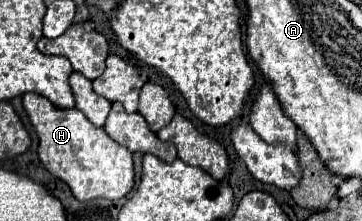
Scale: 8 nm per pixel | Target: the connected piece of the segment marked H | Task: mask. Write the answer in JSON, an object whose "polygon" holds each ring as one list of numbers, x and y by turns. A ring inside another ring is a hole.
{"polygon":[[71,73,69,83,75,95,77,109,55,107,49,99,41,97,39,93,23,95,23,107,39,135,39,159,51,175,63,179,69,185,71,193,79,201,99,197,121,199,135,185,135,169,133,153,127,147,113,141,103,129,99,129,105,125,111,103,97,95,91,87,91,81,81,73]]}

